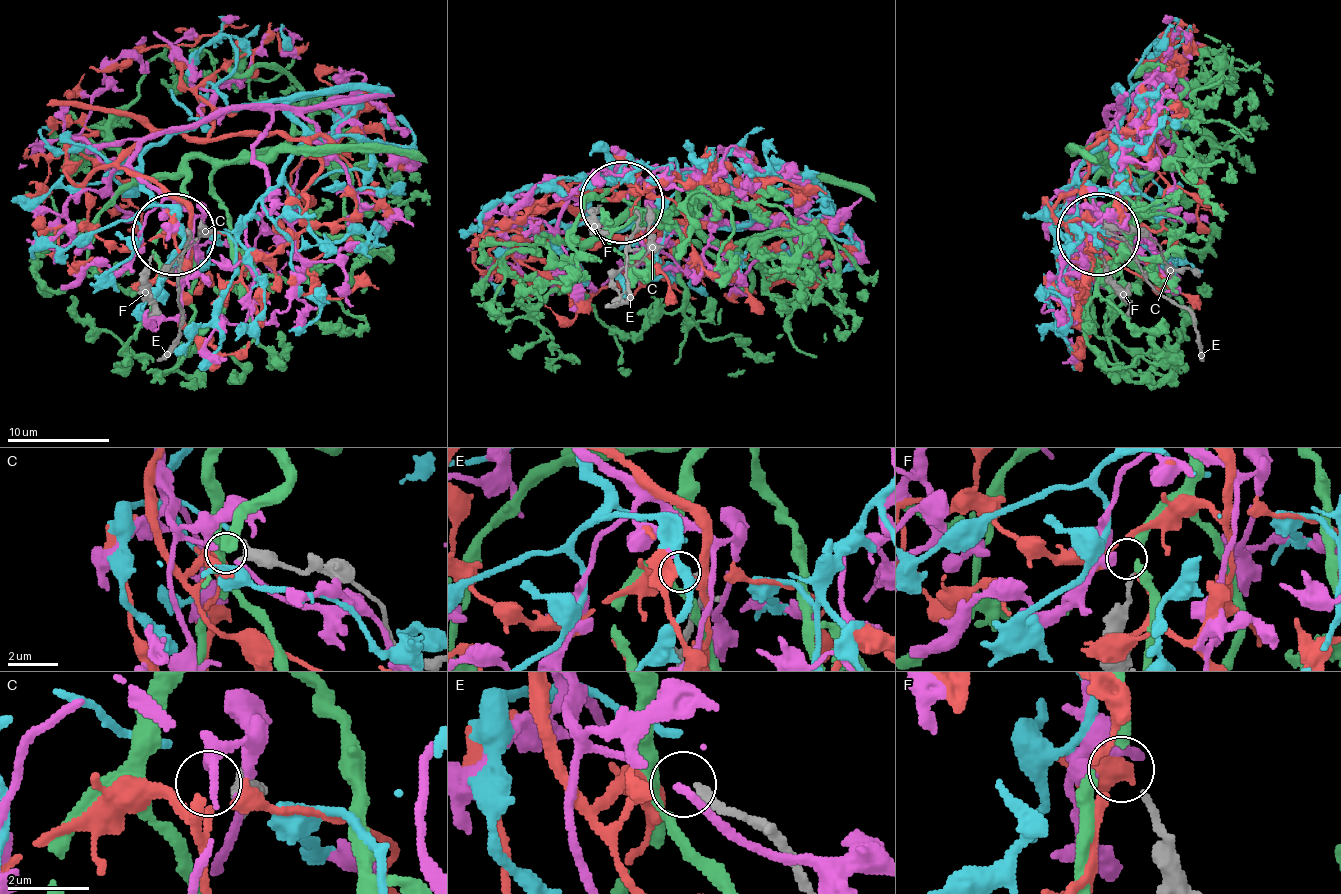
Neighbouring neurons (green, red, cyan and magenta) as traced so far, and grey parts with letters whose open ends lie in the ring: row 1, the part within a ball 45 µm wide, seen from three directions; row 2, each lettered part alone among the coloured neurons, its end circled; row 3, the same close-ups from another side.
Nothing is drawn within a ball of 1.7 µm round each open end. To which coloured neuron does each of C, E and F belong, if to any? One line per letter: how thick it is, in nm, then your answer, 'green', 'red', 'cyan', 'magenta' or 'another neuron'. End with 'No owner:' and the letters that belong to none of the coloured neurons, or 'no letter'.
C: 420 nm thick; red
E: 360 nm thick; another neuron
F: 150 nm thick; green
No owner: E

